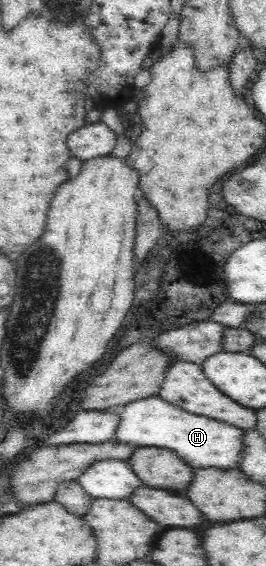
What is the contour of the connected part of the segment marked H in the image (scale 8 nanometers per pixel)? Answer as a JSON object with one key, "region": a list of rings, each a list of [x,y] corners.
{"region":[[[158,395],[131,401],[121,406],[114,406],[112,410],[119,417],[113,435],[113,439],[118,444],[133,448],[170,449],[192,468],[238,468],[238,459],[240,459],[240,451],[242,451],[242,430],[234,427],[234,425],[188,413],[166,403]]]}

